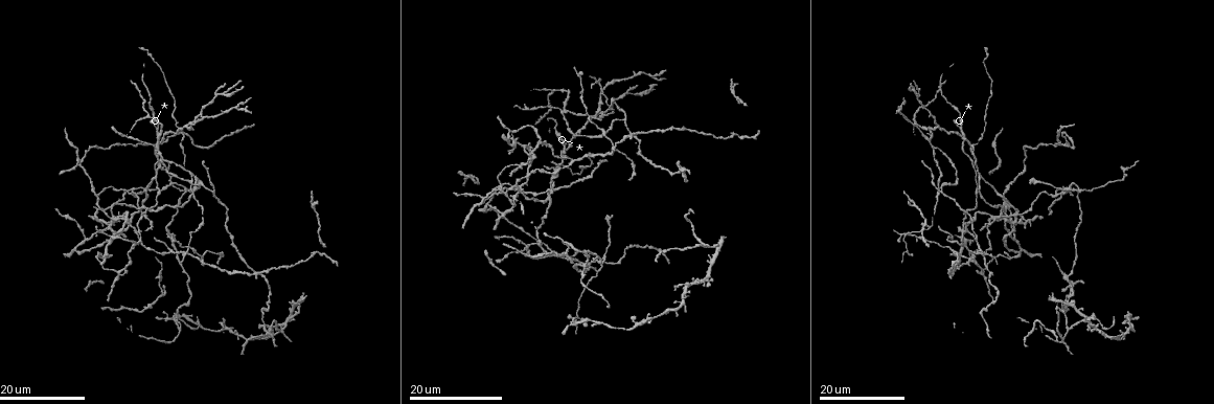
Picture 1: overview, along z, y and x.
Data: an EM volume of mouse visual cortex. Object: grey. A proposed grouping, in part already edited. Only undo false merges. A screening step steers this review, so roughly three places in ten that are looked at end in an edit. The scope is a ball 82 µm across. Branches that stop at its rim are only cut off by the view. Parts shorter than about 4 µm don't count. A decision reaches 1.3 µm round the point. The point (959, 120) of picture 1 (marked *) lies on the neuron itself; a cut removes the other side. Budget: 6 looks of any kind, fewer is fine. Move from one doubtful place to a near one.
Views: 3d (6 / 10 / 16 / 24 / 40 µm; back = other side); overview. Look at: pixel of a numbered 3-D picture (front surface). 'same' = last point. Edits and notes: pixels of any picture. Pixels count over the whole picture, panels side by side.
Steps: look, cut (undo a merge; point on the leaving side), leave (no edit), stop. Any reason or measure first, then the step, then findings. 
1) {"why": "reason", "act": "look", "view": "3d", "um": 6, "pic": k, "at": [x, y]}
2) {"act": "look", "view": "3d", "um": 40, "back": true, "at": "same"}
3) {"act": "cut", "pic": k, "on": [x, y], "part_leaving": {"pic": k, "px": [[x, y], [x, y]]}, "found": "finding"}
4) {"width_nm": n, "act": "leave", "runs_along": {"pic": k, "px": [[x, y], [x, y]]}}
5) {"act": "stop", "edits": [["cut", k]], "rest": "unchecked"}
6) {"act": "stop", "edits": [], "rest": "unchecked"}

{"why": "sudden change in width", "act": "look", "view": "3d", "um": 24, "pic": 1, "at": [937, 196]}

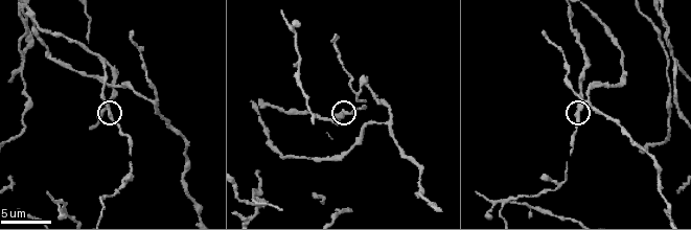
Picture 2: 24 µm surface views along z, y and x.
{"act": "look", "view": "3d", "um": 6, "pic": 2, "at": [579, 115]}

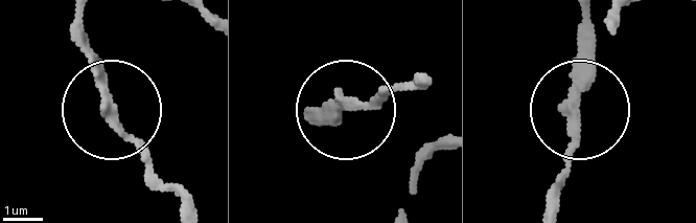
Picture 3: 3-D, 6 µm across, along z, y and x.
{"act": "leave", "runs_along": {"pic": 3, "px": [[590, 13], [590, 83], [561, 199]]}, "found": "continuous, no second neuron"}

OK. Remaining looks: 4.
{"why": "side arm on a straight run", "act": "look", "view": "3d", "um": 24, "pic": 1, "at": [1015, 214]}

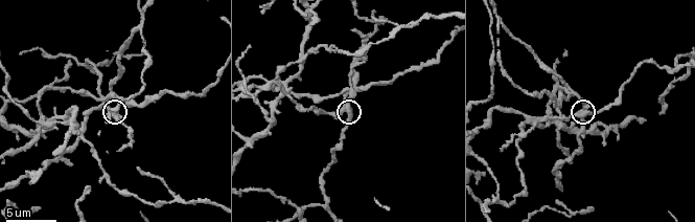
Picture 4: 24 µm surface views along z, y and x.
{"act": "look", "view": "3d", "um": 6, "pic": 4, "at": [351, 110]}

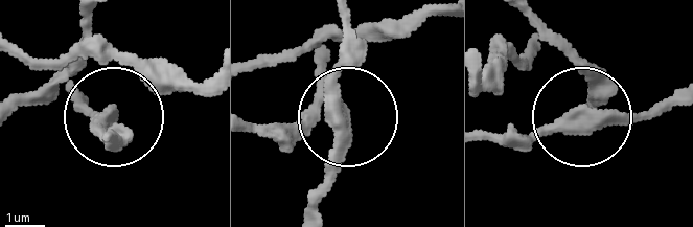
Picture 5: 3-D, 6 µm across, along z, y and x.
{"side_arm_um": 11, "arms": 3, "act": "leave", "found": "all the same neuron"}

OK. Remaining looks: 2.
{"why": "three-way junction", "act": "look", "view": "3d", "um": 16, "pic": 1, "at": [958, 245]}

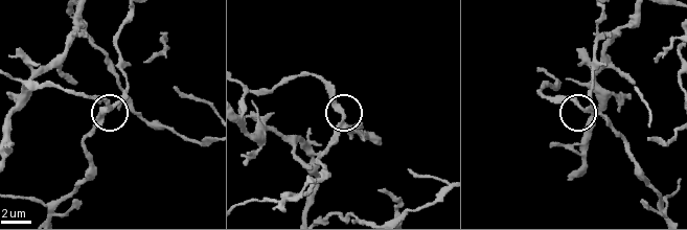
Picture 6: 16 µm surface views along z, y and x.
{"act": "look", "view": "3d", "um": 6, "pic": 6, "at": [342, 118]}

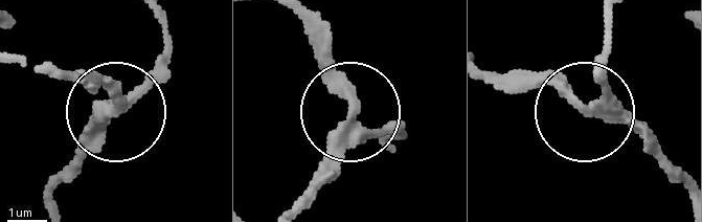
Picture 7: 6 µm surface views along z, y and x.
{"width_nm": 280, "act": "leave", "runs_along": {"pic": 7, "px": [[609, 14], [603, 84], [589, 111], [623, 124], [679, 181]]}, "found": "one neuron here"}

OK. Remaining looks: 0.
{"act": "stop", "edits": [], "rest": "unchecked"}

